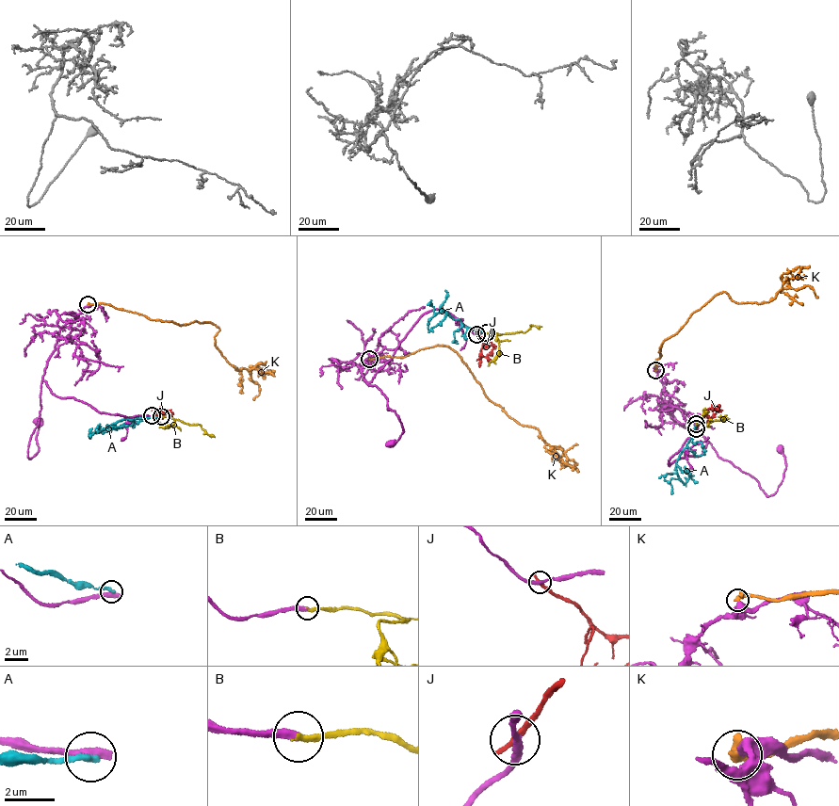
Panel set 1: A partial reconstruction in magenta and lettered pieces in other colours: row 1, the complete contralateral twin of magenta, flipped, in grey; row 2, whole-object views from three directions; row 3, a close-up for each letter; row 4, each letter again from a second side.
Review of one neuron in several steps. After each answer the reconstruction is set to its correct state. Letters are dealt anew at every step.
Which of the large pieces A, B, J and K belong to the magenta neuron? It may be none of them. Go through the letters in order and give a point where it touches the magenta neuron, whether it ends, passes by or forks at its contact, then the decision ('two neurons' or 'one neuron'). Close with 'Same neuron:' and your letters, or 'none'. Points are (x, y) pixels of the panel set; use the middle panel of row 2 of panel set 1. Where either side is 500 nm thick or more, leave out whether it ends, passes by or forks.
A: contact (484, 332); it ends; two neurons
B: contact (486, 332); it ends; one neuron
J: contact (476, 334); it ends; two neurons
K: contact (369, 359); it ends; two neurons
Same neuron: B

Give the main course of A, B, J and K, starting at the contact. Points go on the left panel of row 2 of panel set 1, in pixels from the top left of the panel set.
A: (160, 417), (122, 419), (100, 430), (99, 426), (88, 436)
B: (161, 416), (200, 424), (206, 433), (215, 436)
J: (152, 415), (170, 412), (159, 407), (153, 411)
K: (88, 304), (105, 303), (180, 325), (210, 322), (219, 330), (215, 345), (236, 370), (272, 372), (257, 367)

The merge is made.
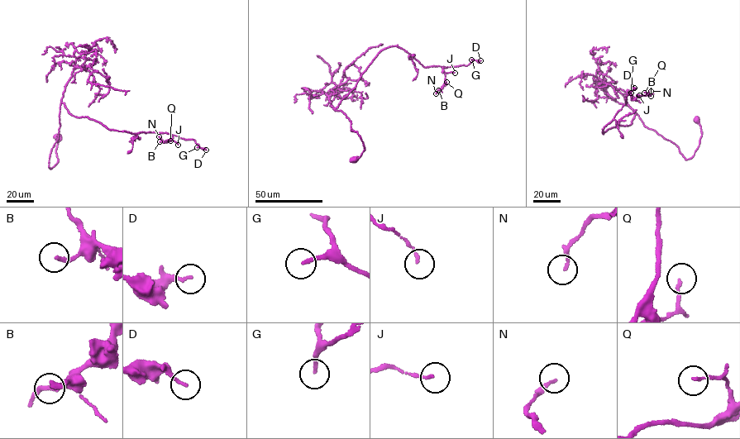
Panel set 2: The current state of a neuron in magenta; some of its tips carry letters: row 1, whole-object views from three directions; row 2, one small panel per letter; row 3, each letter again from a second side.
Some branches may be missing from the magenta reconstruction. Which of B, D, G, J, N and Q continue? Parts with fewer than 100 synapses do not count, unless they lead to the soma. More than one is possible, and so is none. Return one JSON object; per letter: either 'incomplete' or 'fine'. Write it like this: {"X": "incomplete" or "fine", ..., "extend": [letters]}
{"B": "fine", "D": "fine", "G": "fine", "J": "fine", "N": "fine", "Q": "fine", "extend": []}

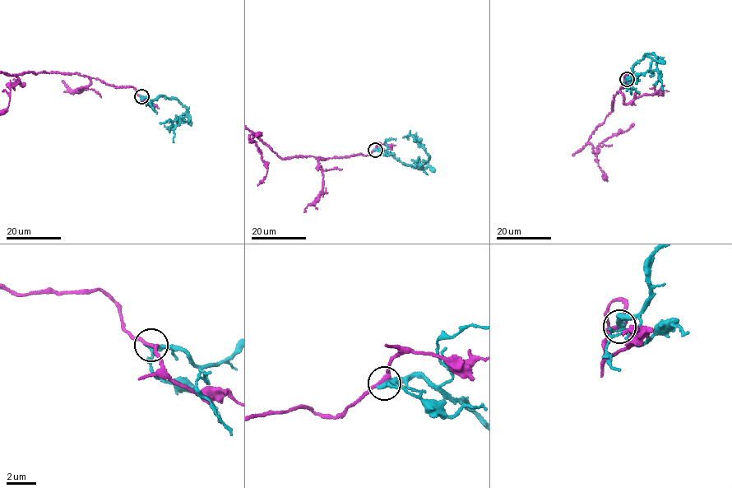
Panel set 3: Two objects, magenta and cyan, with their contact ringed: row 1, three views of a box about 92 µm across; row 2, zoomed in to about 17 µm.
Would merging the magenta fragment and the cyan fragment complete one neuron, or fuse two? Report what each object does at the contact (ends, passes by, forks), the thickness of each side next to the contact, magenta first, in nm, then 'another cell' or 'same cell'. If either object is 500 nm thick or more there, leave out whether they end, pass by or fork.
magenta passes by | cyan passes by | 240/280 nm | another cell

